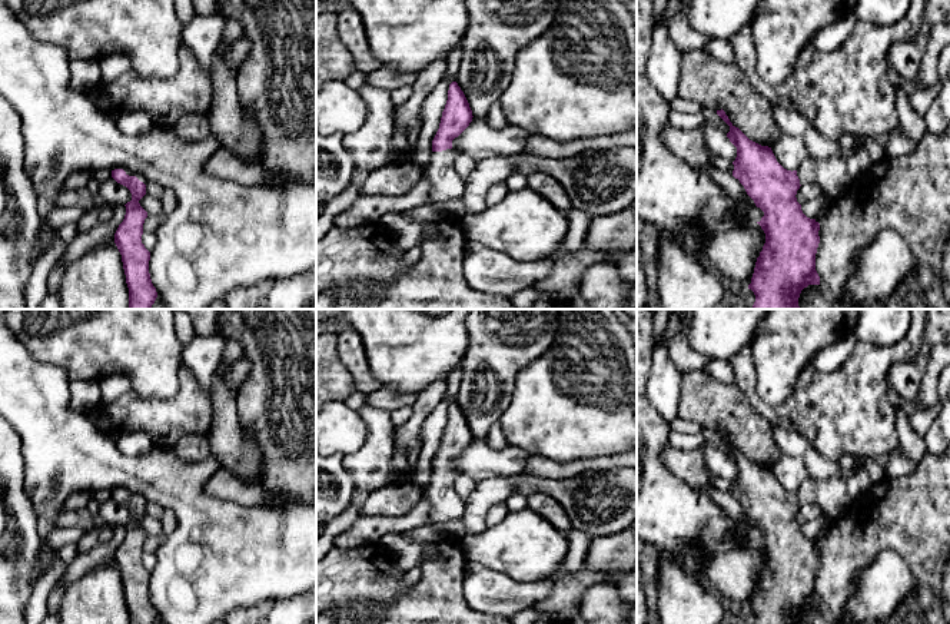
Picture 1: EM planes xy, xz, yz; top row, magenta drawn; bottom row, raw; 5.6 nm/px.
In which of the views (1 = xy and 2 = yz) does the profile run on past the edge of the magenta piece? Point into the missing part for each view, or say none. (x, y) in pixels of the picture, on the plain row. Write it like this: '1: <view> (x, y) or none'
1: xy (128, 493)
2: yz (831, 495)

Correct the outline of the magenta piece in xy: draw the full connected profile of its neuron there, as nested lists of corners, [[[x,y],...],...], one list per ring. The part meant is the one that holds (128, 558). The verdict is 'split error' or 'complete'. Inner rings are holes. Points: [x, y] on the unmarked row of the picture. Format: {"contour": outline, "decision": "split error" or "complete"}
{"contour": [[[127,488],[112,489],[112,498],[132,514],[132,521],[124,525],[124,540],[114,554],[129,608],[129,624],[155,624],[157,613],[149,594],[150,572],[142,564],[147,532],[139,524],[146,515],[146,501]]], "decision": "split error"}

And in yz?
{"contour": [[[725,432],[717,435],[730,447],[727,458],[737,468],[737,478],[733,482],[733,497],[740,501],[755,527],[764,532],[757,542],[765,554],[765,564],[757,578],[754,594],[748,610],[755,615],[754,624],[798,624],[800,614],[808,605],[820,605],[816,591],[816,574],[820,564],[820,544],[807,538],[797,522],[797,511],[804,504],[817,504],[827,518],[837,520],[844,515],[856,501],[848,495],[846,475],[814,479],[807,478],[798,491],[784,489],[775,479],[771,468],[750,461],[735,448]]], "decision": "split error"}

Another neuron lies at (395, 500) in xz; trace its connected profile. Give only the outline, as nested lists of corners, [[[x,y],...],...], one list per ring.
[[[395,482],[385,488],[372,491],[361,507],[361,515],[371,517],[403,517],[421,499],[421,489],[409,482]]]

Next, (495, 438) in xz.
[[[495,425],[486,435],[486,444],[491,448],[505,448],[508,447],[508,441],[505,438],[505,434],[501,428],[501,425]]]

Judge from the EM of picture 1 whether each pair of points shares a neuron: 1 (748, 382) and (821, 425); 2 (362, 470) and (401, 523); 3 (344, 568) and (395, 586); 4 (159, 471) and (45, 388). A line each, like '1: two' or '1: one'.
1: one
2: two
3: one
4: one

